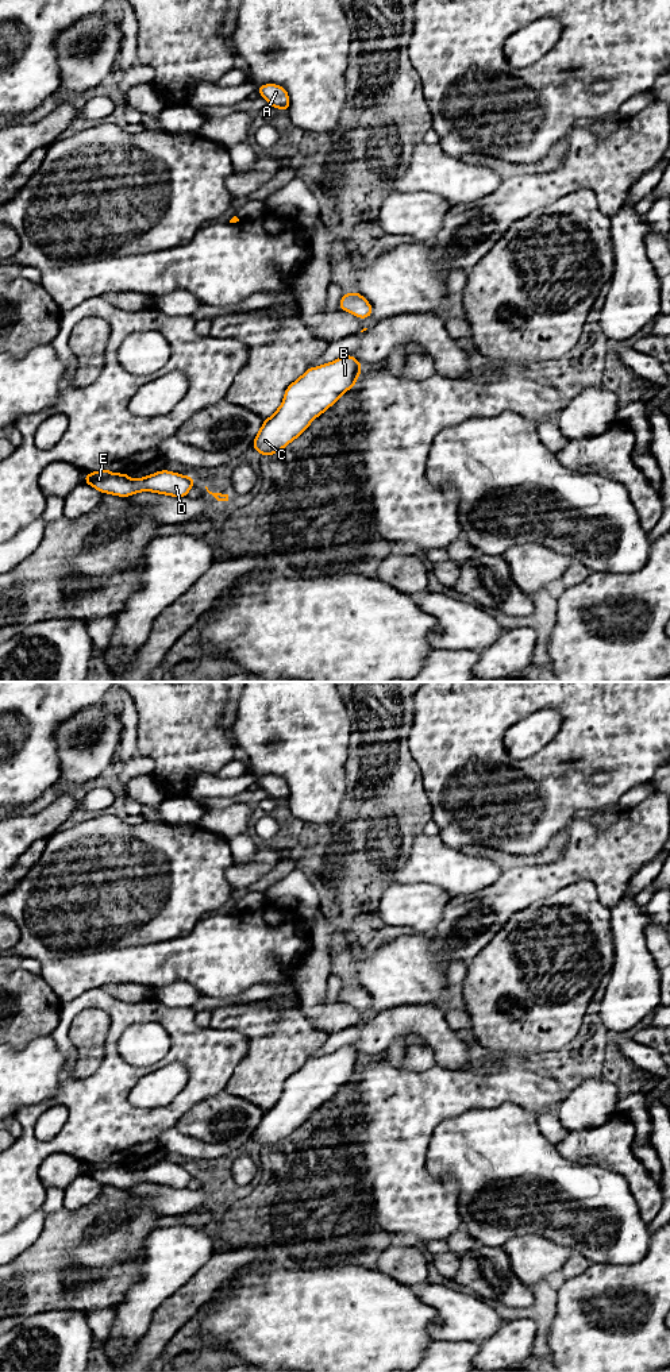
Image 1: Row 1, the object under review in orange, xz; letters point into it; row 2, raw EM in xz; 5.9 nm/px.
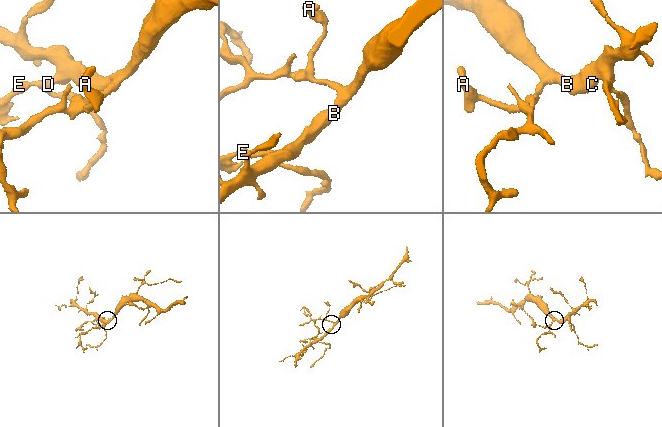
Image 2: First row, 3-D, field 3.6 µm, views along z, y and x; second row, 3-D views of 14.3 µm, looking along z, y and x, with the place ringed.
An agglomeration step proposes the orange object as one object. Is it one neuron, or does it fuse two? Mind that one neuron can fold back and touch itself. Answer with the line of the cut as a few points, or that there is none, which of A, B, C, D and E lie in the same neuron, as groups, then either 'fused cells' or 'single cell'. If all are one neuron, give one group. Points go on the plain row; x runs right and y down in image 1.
no cut | A B C D E | single cell

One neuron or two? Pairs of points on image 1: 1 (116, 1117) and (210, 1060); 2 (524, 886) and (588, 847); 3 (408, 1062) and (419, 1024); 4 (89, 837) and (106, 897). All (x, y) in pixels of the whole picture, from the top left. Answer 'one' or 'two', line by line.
1: one
2: one
3: two
4: one

